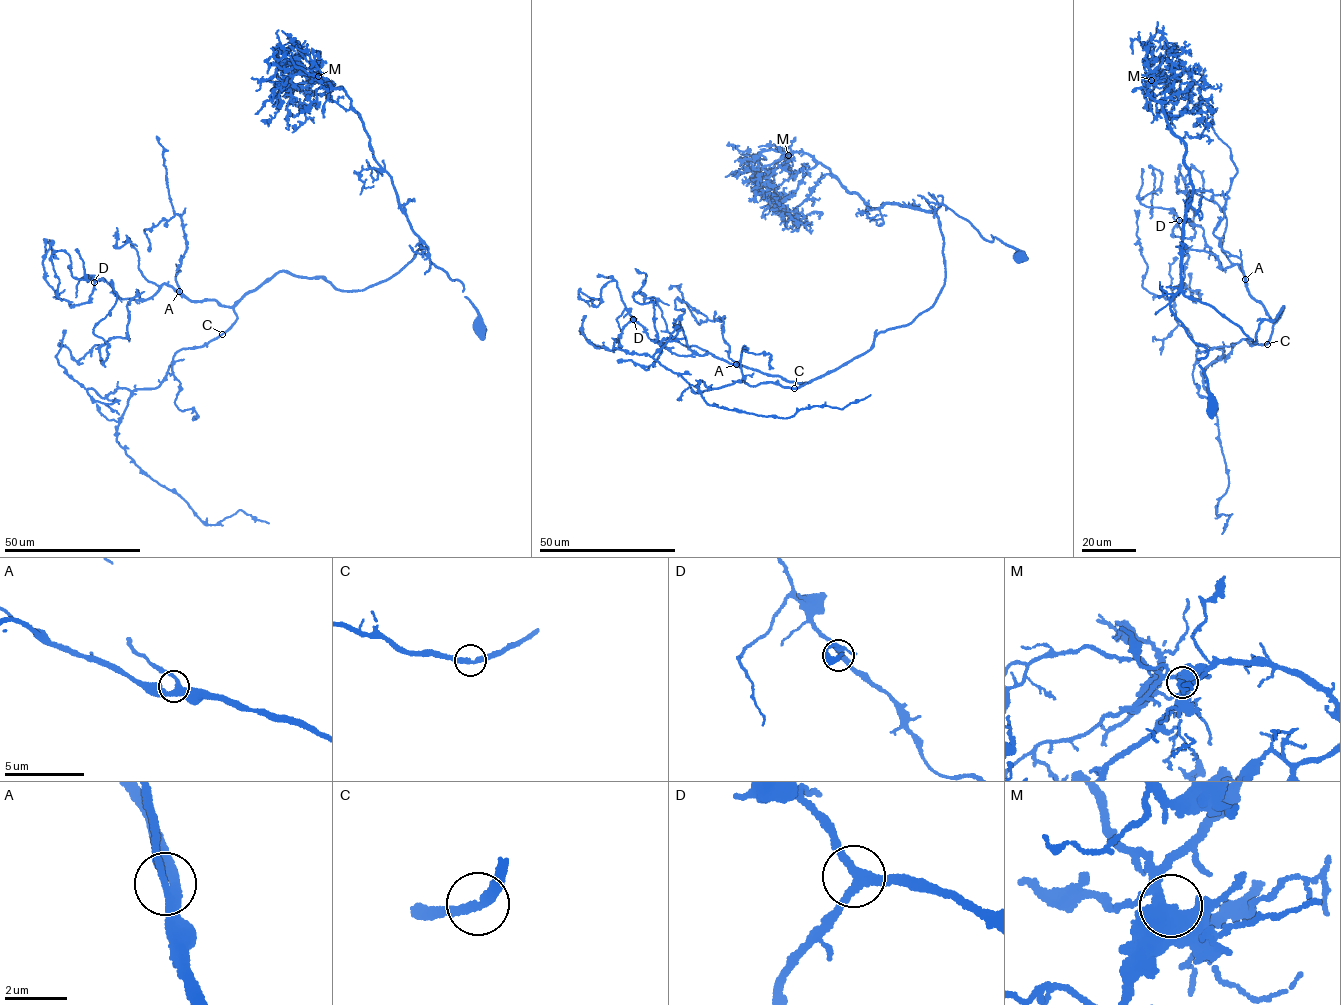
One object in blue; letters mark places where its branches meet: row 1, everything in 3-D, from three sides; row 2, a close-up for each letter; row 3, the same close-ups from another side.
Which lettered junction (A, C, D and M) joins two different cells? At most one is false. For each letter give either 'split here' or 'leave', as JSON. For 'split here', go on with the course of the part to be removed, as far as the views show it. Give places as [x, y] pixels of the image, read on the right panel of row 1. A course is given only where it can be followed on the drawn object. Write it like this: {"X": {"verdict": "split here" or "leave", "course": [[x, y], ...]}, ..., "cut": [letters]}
{"A": {"verdict": "leave"}, "C": {"verdict": "leave"}, "D": {"verdict": "leave"}, "M": {"verdict": "leave"}, "cut": []}

